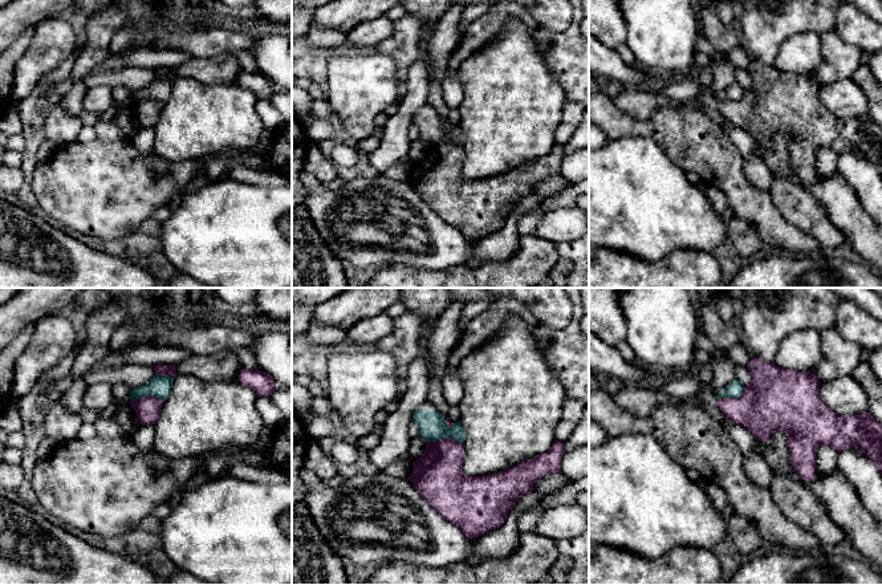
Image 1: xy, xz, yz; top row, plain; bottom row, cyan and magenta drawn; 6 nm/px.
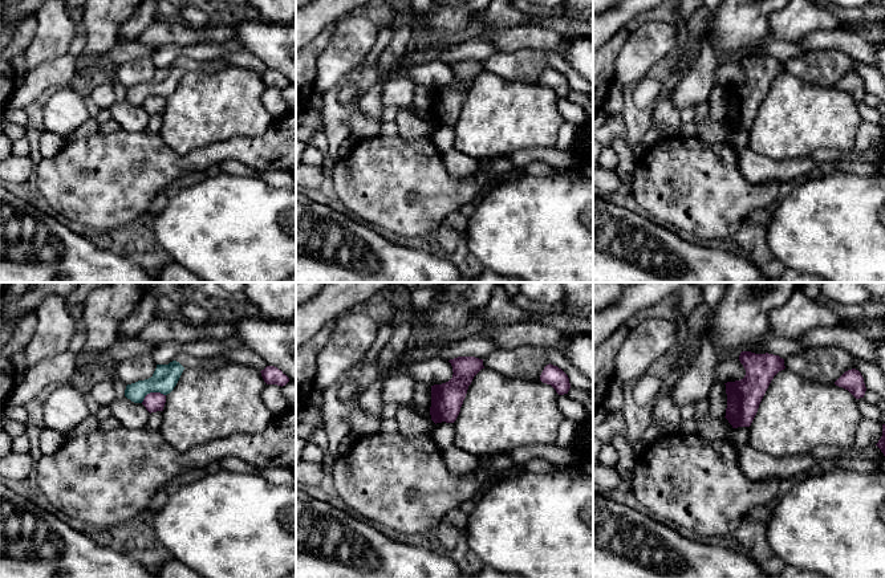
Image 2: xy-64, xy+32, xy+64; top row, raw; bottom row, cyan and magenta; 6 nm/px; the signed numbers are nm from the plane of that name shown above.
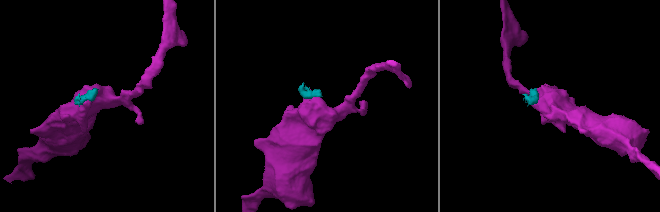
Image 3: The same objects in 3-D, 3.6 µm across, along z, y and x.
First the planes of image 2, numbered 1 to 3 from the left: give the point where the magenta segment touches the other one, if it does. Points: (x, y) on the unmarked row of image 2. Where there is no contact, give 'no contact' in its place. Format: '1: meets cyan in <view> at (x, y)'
1: meets cyan in xy-64 at (151, 94)
2: no contact
3: no contact

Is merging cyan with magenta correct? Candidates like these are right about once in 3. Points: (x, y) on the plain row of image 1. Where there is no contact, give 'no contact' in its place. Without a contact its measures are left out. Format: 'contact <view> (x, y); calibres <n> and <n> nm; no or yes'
contact xz (446, 139); calibres 130 and 300 nm; no

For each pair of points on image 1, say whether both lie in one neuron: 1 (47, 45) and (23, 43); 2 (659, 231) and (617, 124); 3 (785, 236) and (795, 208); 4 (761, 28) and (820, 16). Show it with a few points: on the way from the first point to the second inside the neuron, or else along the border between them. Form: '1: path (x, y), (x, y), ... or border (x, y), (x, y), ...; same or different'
1: border (33, 28), (31, 43), (17, 61), (15, 70); different
2: border (608, 138), (650, 137), (654, 141); different
3: border (771, 198), (792, 224), (816, 240); different
4: path (776, 17), (805, 16); same

